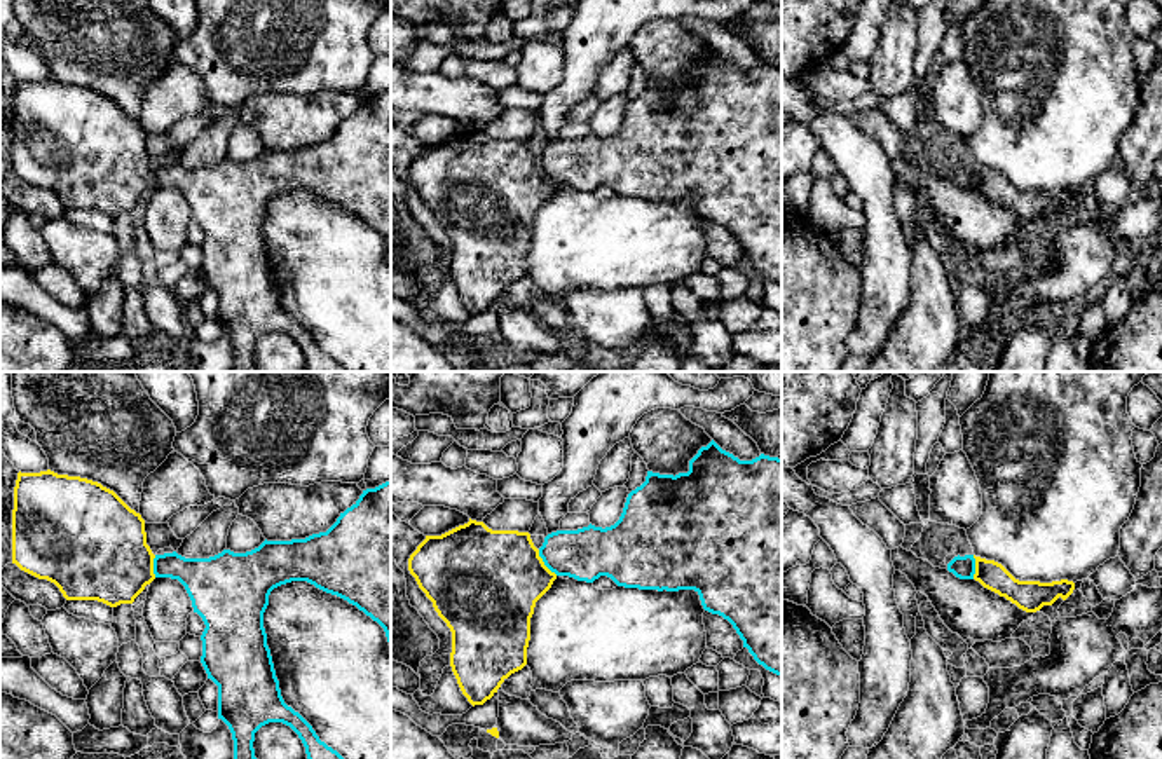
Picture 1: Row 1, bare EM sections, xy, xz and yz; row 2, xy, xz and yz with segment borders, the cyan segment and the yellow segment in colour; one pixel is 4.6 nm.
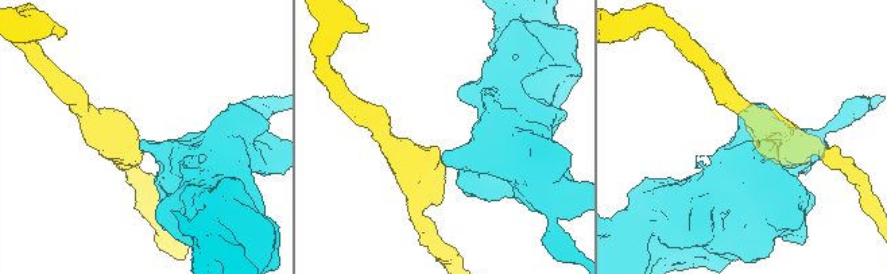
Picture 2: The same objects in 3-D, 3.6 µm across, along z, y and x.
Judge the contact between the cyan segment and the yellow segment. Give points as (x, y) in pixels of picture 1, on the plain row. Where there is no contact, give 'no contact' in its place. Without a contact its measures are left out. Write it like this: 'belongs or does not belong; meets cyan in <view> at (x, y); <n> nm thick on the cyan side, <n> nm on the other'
does not belong; meets cyan in xz at (545, 173); 240 nm thick on the cyan side, 440 nm on the other

